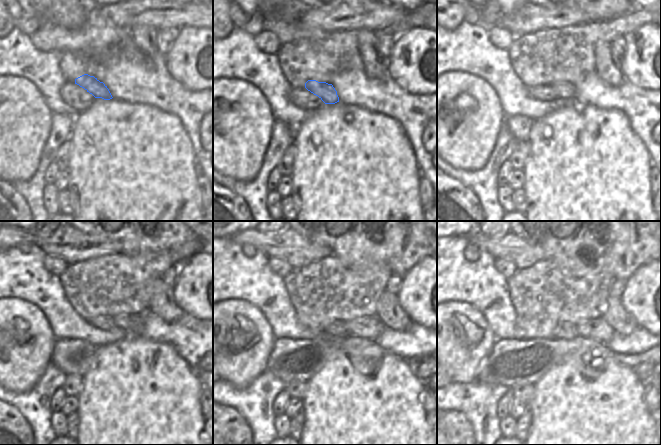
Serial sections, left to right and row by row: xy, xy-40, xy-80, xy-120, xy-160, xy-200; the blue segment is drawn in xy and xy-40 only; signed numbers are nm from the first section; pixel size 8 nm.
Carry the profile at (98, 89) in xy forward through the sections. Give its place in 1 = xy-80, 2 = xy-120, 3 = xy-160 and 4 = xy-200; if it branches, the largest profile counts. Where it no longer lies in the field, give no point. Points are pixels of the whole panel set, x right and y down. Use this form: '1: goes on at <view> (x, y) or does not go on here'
1: goes on at xy-80 (563, 90)
2: goes on at xy-120 (132, 324)
3: goes on at xy-160 (370, 327)
4: goes on at xy-200 (597, 329)

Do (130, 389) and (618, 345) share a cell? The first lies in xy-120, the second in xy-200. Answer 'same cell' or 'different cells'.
different cells

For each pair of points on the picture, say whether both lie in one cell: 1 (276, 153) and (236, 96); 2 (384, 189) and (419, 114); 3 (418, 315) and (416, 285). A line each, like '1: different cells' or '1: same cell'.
1: different cells
2: different cells
3: same cell

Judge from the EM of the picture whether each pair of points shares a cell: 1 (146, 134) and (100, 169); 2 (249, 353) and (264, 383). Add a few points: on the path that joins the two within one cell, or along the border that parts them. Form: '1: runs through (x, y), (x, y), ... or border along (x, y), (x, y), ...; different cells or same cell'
1: runs through (135, 145), (111, 169); same cell
2: border along (264, 371), (247, 385), (240, 388); different cells

